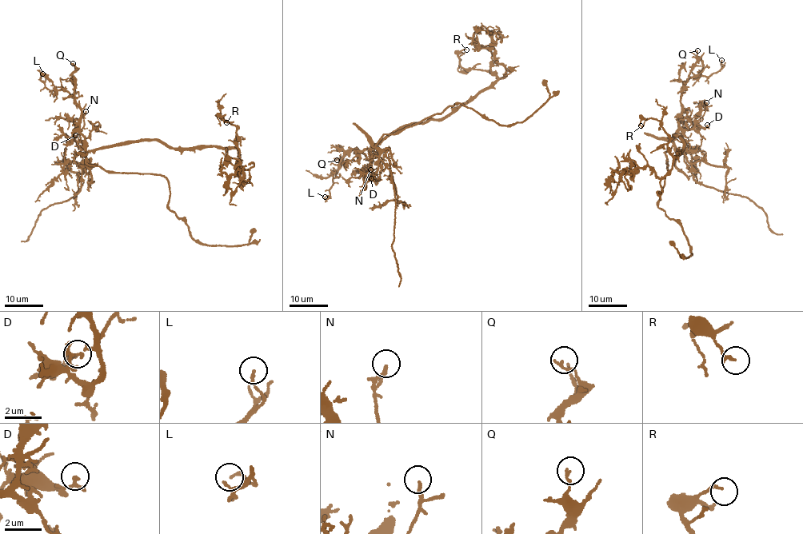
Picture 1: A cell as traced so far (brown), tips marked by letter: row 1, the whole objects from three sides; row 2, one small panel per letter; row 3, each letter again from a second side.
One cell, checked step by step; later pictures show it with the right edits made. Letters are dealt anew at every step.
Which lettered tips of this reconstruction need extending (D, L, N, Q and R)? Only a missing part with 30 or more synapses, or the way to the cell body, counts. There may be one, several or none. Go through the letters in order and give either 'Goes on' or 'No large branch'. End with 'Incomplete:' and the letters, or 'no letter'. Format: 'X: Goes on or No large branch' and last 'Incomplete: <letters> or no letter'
D: No large branch
L: No large branch
N: No large branch
Q: No large branch
R: No large branch
Incomplete: no letter

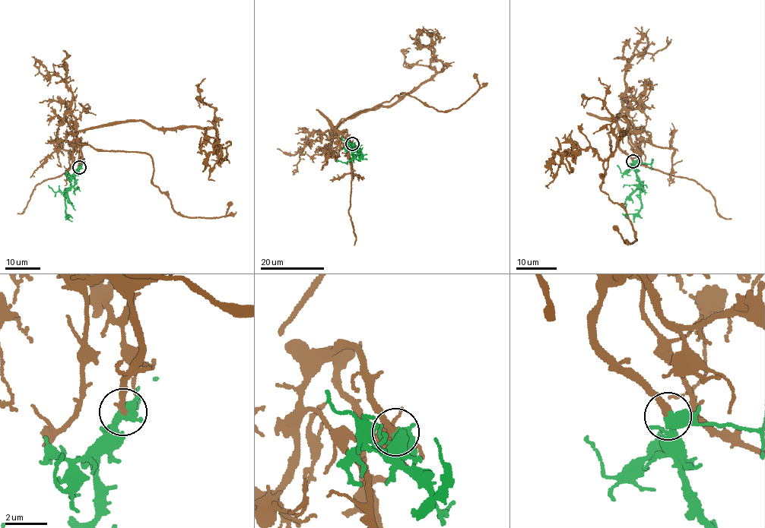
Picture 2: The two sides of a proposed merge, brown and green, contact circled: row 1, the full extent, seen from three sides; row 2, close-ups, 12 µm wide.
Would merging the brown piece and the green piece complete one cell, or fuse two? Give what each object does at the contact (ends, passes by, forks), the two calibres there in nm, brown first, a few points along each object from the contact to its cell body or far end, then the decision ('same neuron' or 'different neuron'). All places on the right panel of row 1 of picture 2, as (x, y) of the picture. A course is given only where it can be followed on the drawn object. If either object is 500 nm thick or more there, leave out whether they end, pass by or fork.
brown ends there; green passes by; 280 nm thick on the brown side, 440 nm on the other; brown runs (633, 162), (618, 146), (617, 115), (629, 122), (608, 157), (603, 160), (591, 148), (569, 153), (548, 188); green runs (633, 162), (636, 178), (640, 182), (641, 209), (638, 213), (622, 213); same neuron

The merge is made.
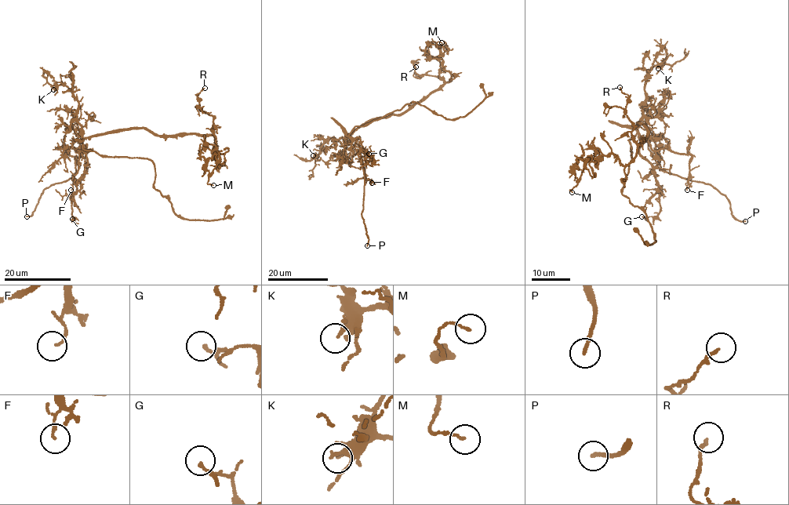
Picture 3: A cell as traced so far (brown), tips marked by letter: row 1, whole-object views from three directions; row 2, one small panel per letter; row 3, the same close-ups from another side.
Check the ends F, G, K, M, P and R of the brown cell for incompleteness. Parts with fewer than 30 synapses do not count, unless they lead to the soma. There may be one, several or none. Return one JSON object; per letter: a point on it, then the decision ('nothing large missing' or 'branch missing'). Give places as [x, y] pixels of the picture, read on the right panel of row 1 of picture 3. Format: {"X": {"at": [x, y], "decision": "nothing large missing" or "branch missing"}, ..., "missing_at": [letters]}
{"F": {"at": [687, 190], "decision": "nothing large missing"}, "G": {"at": [641, 216], "decision": "nothing large missing"}, "K": {"at": [658, 68], "decision": "nothing large missing"}, "M": {"at": [572, 192], "decision": "nothing large missing"}, "P": {"at": [745, 221], "decision": "branch missing"}, "R": {"at": [619, 87], "decision": "nothing large missing"}, "missing_at": ["P"]}

